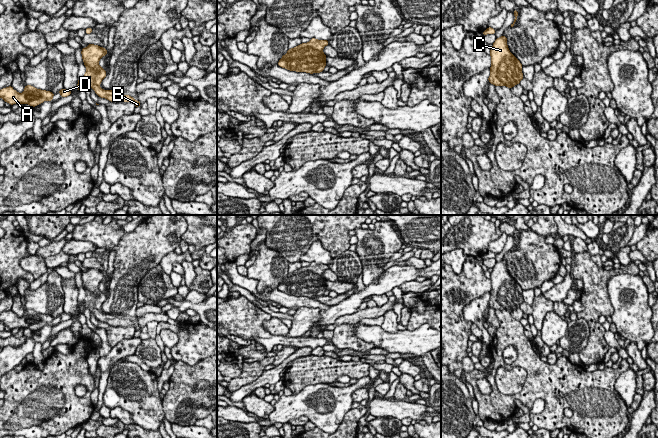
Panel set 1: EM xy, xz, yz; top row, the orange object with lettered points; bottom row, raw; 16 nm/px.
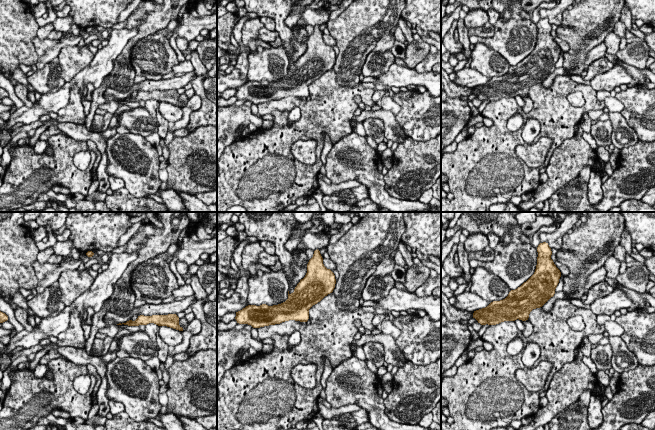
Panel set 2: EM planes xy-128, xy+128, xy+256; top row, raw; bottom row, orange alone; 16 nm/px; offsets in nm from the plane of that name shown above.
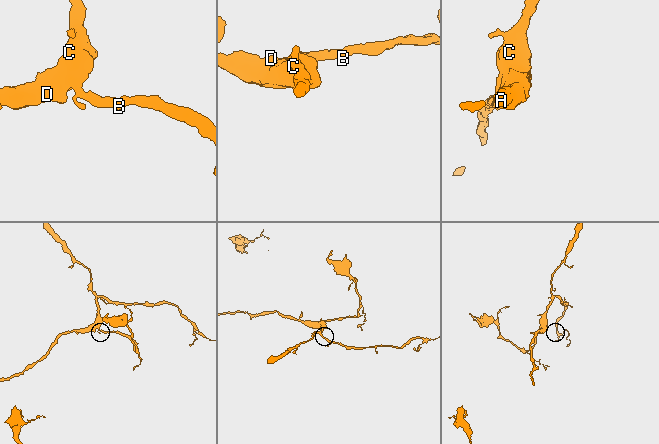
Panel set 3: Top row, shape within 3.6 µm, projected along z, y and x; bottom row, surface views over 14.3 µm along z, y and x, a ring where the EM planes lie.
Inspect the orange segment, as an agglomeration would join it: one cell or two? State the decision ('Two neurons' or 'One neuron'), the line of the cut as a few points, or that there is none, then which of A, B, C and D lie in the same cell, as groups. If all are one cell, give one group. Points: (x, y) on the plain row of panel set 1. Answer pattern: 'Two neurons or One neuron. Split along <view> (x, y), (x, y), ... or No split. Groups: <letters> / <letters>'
One neuron. No split. Groups: A B C D

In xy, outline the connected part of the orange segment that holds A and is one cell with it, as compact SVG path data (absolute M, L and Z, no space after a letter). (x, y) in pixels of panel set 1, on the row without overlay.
M26 309L23 317L18 317L12 310L0 314L0 322L10 329L29 328L32 331L36 331L46 324L52 325L54 319L53 316L36 313L32 309Z

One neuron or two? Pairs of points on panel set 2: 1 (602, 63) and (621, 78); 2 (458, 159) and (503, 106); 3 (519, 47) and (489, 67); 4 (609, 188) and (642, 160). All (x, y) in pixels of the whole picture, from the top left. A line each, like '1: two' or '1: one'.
1: two
2: one
3: two
4: one

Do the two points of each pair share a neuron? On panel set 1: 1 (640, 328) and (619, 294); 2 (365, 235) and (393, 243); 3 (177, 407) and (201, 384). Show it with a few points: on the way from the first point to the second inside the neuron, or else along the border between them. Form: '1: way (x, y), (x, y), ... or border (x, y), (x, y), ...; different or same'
1: way (632, 320), (630, 305), (627, 302); same
2: way (372, 242), (386, 243); same
3: way (183, 401), (195, 389); same

